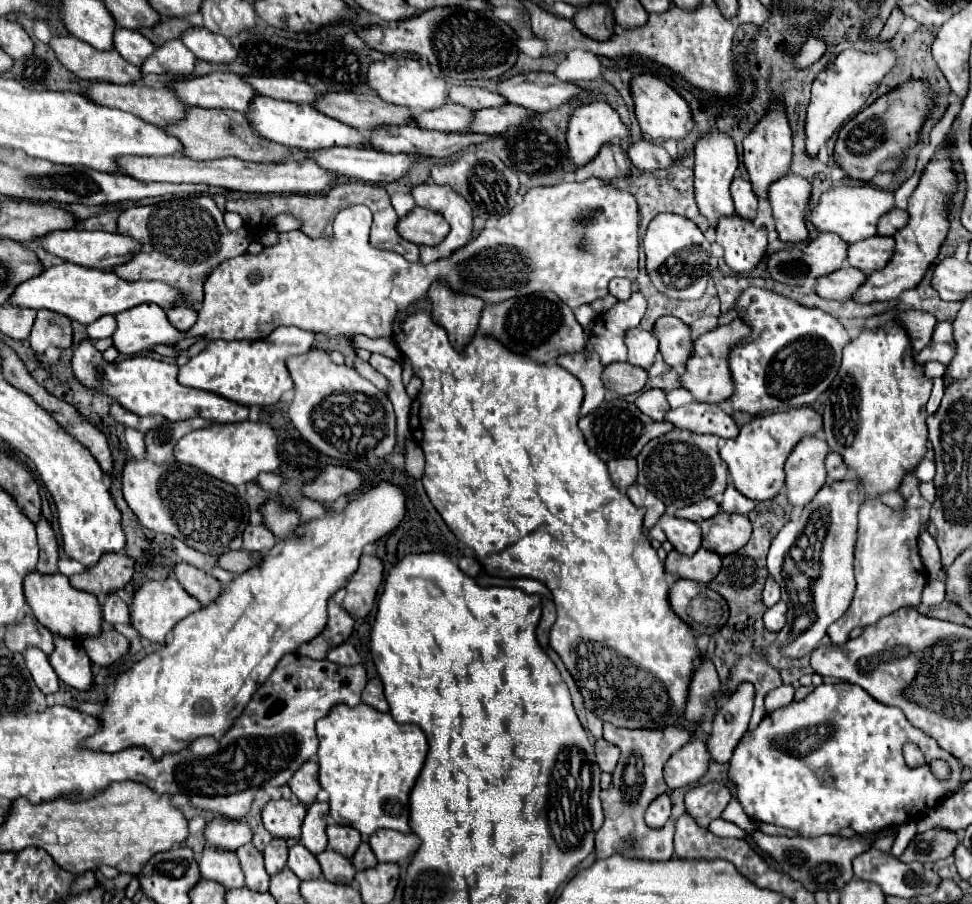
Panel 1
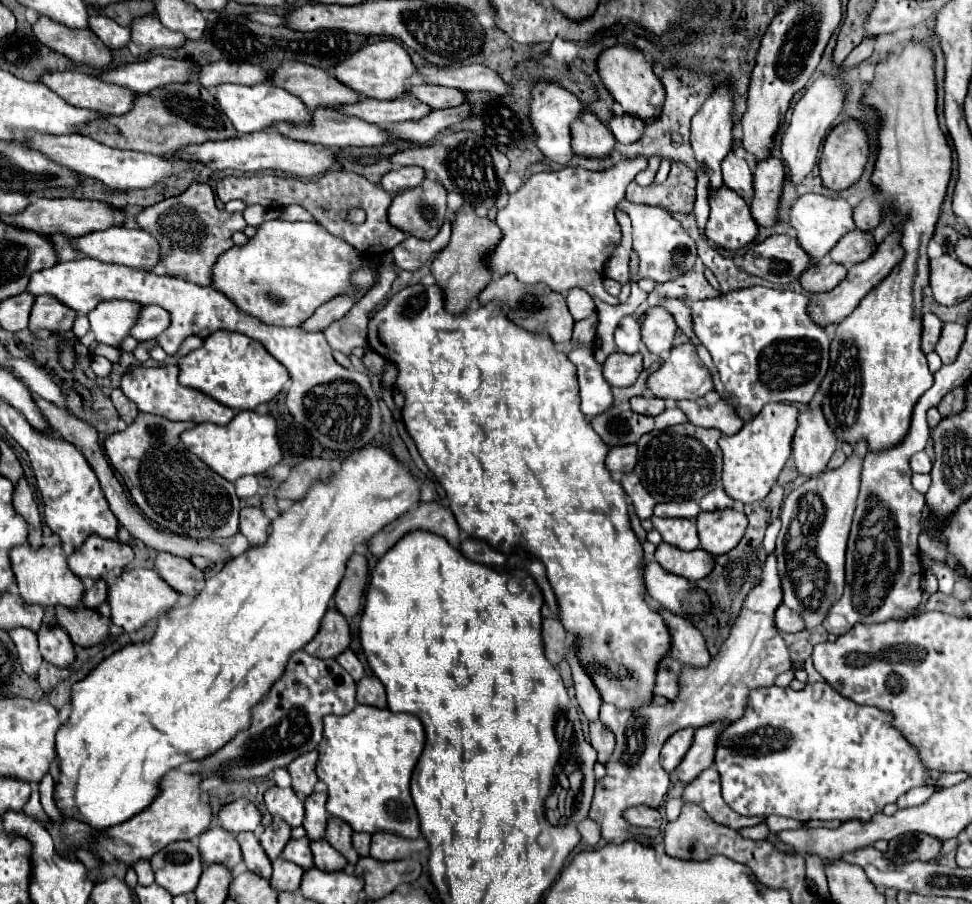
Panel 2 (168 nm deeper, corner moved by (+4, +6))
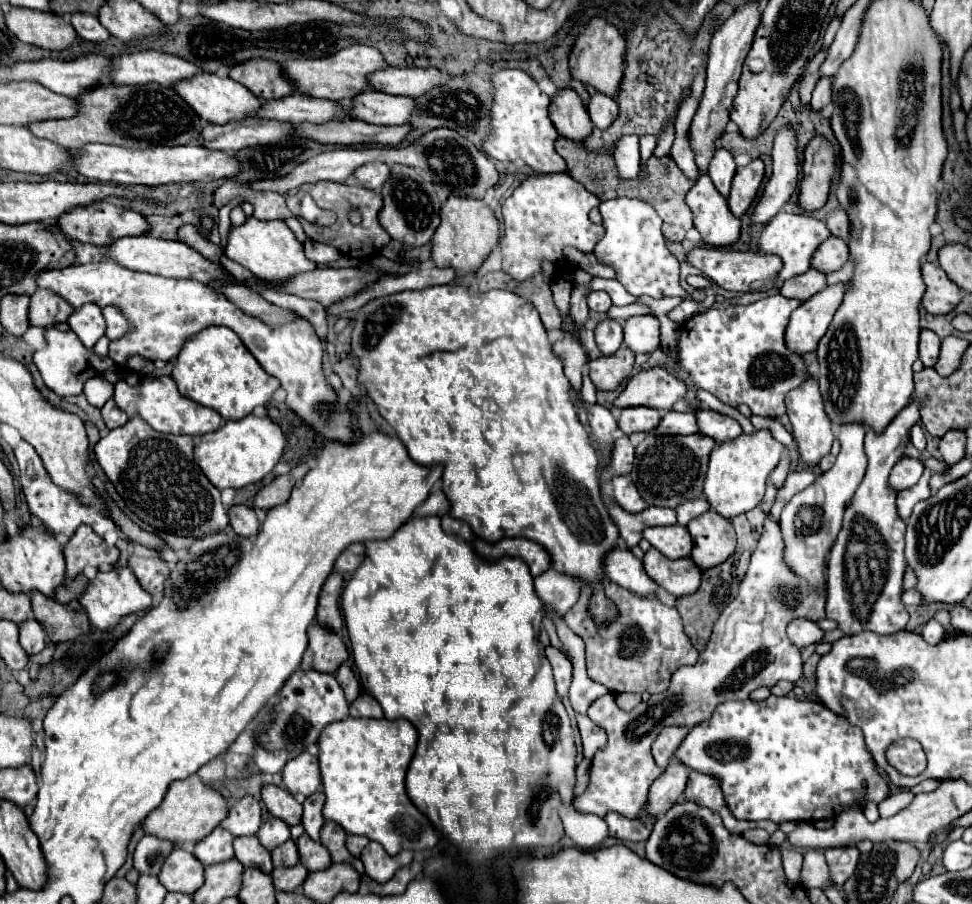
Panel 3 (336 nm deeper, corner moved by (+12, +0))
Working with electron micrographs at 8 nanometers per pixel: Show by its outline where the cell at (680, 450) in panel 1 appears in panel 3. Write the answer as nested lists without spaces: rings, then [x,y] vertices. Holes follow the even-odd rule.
[[[646,435],[646,439],[636,447],[634,469],[630,479],[634,481],[638,493],[646,501],[646,505],[656,507],[672,507],[676,509],[680,503],[690,499],[700,499],[704,493],[704,479],[708,471],[708,459],[716,441],[708,439],[708,435]]]

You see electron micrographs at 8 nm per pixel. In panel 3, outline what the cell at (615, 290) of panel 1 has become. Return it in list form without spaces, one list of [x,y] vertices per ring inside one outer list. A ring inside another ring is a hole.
[[[592,291],[588,295],[588,307],[592,311],[608,311],[612,307],[612,299],[606,291]]]

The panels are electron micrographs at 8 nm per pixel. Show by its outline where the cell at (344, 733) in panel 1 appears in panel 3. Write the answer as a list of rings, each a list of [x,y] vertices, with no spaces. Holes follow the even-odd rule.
[[[348,717],[344,721],[328,723],[318,739],[320,777],[322,777],[324,795],[326,795],[326,803],[322,809],[324,819],[338,823],[350,835],[364,835],[370,841],[378,841],[392,855],[396,855],[402,849],[424,851],[424,849],[434,847],[438,843],[440,835],[434,831],[434,827],[426,819],[426,815],[422,815],[412,805],[412,801],[408,799],[406,789],[404,789],[404,777],[406,777],[408,765],[412,761],[412,755],[416,751],[416,741],[418,741],[416,727],[412,727],[412,723],[408,723],[408,719],[388,721],[388,719]]]

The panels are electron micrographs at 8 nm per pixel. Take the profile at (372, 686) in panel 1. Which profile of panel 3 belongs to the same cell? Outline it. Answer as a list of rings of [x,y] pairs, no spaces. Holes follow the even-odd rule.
[[[360,693],[358,699],[354,699],[350,703],[350,717],[374,717],[374,719],[380,719],[380,717],[384,717],[384,713],[382,713],[382,707],[378,705],[378,701],[370,693]]]

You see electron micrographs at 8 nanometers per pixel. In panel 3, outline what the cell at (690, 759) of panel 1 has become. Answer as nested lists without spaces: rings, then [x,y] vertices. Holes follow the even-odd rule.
[[[664,727],[664,731],[660,731],[658,739],[652,745],[652,755],[658,767],[662,769],[668,767],[668,763],[674,759],[674,753],[688,735],[688,731],[690,731],[688,727]]]

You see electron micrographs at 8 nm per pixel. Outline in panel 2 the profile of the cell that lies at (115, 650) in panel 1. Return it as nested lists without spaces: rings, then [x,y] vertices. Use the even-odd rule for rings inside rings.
[[[76,607],[76,609],[54,609],[56,621],[62,625],[62,629],[70,635],[74,645],[90,647],[100,643],[108,635],[110,619],[104,617],[98,609],[88,607]]]

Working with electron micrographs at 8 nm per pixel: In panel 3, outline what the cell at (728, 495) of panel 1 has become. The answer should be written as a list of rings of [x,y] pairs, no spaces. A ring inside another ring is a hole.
[[[706,499],[688,501],[688,503],[684,503],[684,505],[680,505],[680,507],[676,509],[676,513],[678,513],[678,523],[680,523],[680,525],[688,525],[688,521],[696,519],[698,515],[706,513],[708,509],[710,509],[710,507],[708,507],[708,501],[706,501]]]

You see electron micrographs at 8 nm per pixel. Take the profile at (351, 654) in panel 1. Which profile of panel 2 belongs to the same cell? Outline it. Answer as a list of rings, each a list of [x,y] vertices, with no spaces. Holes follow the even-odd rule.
[[[348,649],[348,651],[344,651],[340,657],[336,657],[336,661],[352,675],[352,679],[358,683],[362,677],[364,677],[364,667],[362,667],[362,663],[358,661],[358,657]]]

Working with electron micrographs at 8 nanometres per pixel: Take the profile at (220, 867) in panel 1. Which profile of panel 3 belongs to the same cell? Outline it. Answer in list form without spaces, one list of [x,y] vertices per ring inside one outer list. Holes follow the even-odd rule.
[[[216,827],[210,835],[206,835],[200,843],[194,847],[194,855],[202,865],[214,865],[222,861],[234,859],[234,849],[232,849],[234,835],[224,831],[222,827]]]

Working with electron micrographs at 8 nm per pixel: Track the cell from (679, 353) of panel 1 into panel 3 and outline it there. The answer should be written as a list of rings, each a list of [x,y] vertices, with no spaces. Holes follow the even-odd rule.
[[[652,315],[630,317],[624,323],[624,343],[634,353],[652,353],[660,347],[660,321]]]

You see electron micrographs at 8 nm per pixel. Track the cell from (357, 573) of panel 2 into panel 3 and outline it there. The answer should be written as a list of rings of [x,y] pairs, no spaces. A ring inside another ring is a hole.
[[[336,571],[326,579],[322,593],[320,593],[320,603],[318,603],[318,623],[332,629],[332,631],[340,631],[344,625],[342,619],[342,609],[340,609],[340,595],[342,595],[342,587],[344,587],[344,579],[342,575],[338,575]]]

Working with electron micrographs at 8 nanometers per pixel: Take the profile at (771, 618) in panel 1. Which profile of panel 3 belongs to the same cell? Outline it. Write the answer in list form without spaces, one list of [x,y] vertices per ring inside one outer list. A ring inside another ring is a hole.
[[[792,619],[786,627],[786,635],[788,635],[792,645],[806,647],[806,645],[812,645],[812,643],[820,643],[824,631],[814,621]]]

